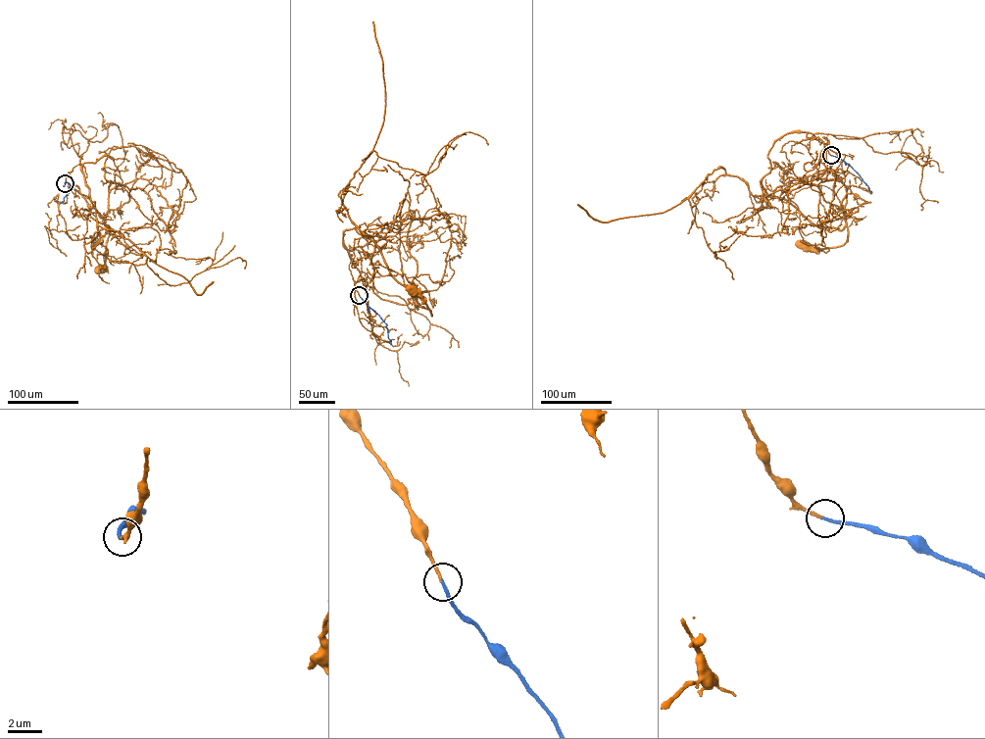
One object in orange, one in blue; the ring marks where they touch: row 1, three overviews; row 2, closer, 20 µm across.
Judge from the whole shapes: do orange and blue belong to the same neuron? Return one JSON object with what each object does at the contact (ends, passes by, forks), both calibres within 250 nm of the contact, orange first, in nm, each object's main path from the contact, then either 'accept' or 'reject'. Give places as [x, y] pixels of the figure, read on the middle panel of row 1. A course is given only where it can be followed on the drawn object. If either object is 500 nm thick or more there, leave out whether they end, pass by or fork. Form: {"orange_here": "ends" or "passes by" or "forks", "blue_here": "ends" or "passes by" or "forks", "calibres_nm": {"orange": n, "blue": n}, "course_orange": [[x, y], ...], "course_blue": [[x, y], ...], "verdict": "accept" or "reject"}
{"orange_here": "ends", "blue_here": "ends", "calibres_nm": {"orange": 160, "blue": 170}, "course_orange": [[359, 295], [343, 238], [344, 231], [354, 228], [373, 242], [392, 276], [432, 315], [425, 302], [413, 292]], "course_blue": [[359, 295], [386, 324], [390, 344]], "verdict": "accept"}

